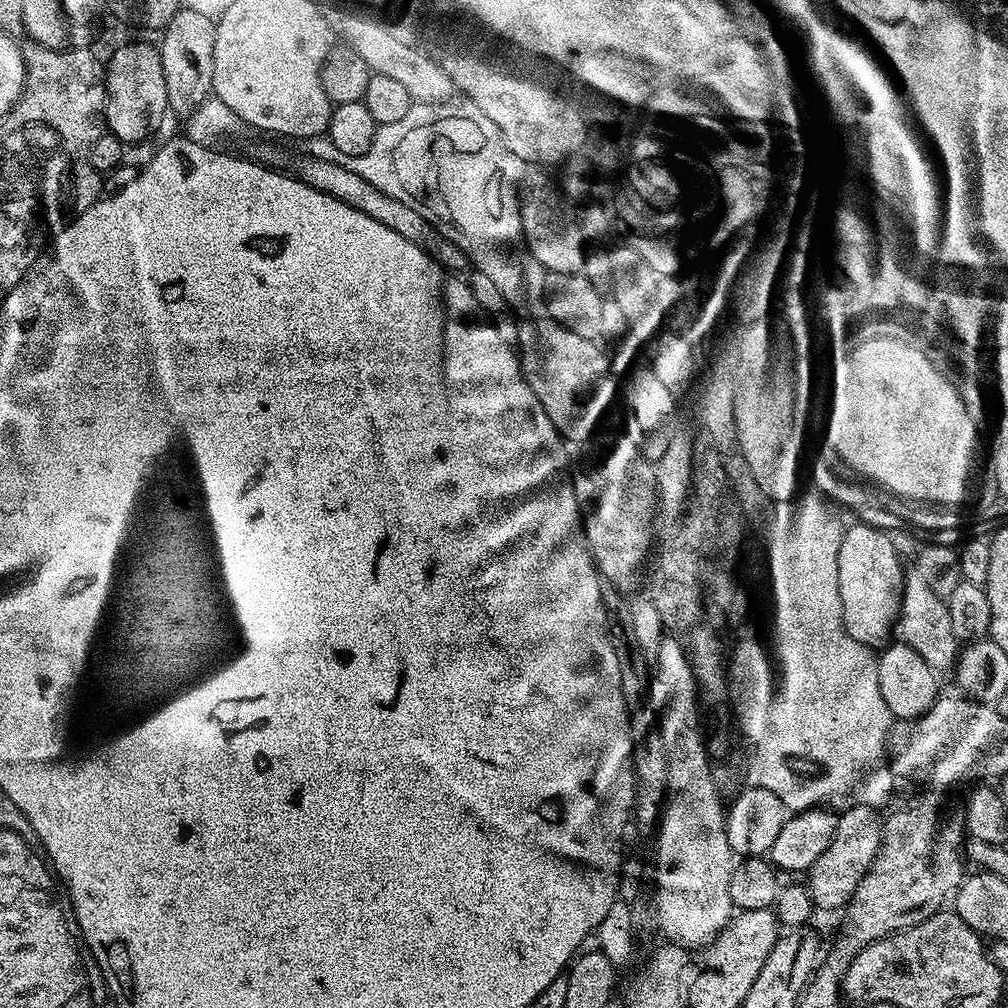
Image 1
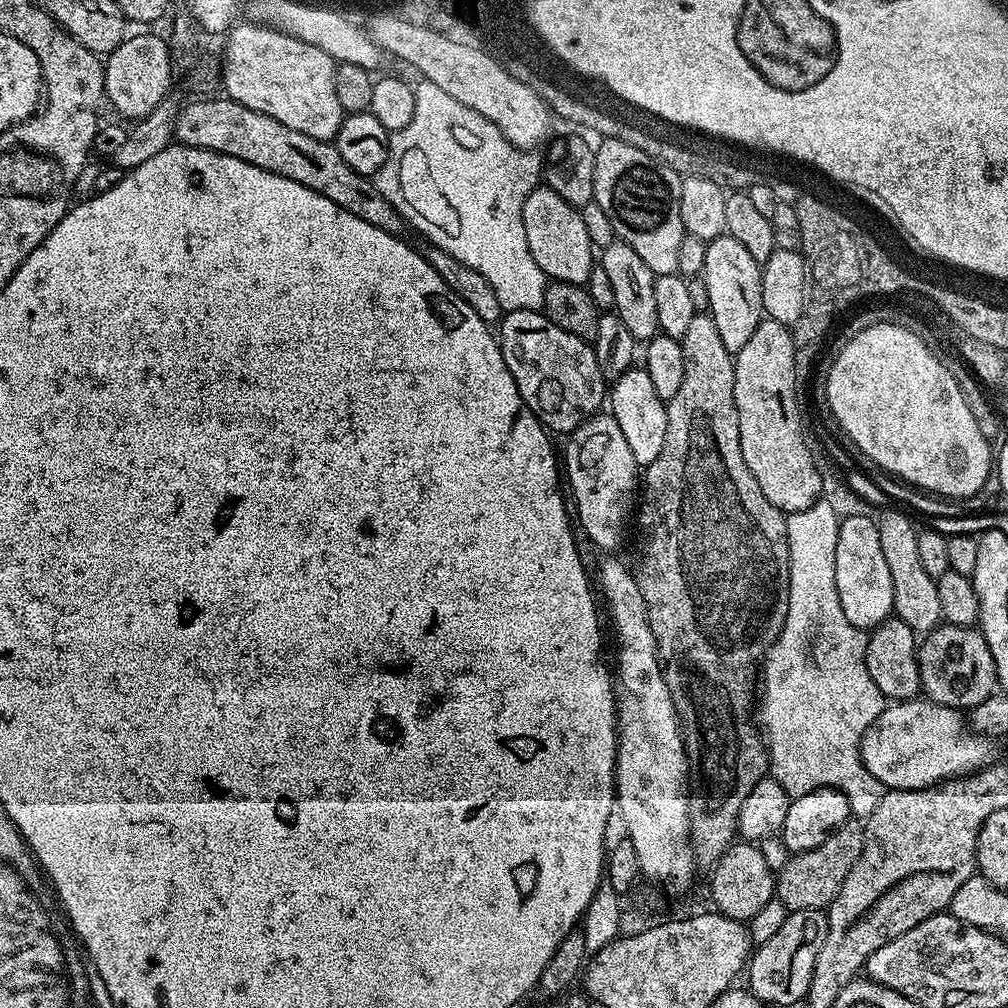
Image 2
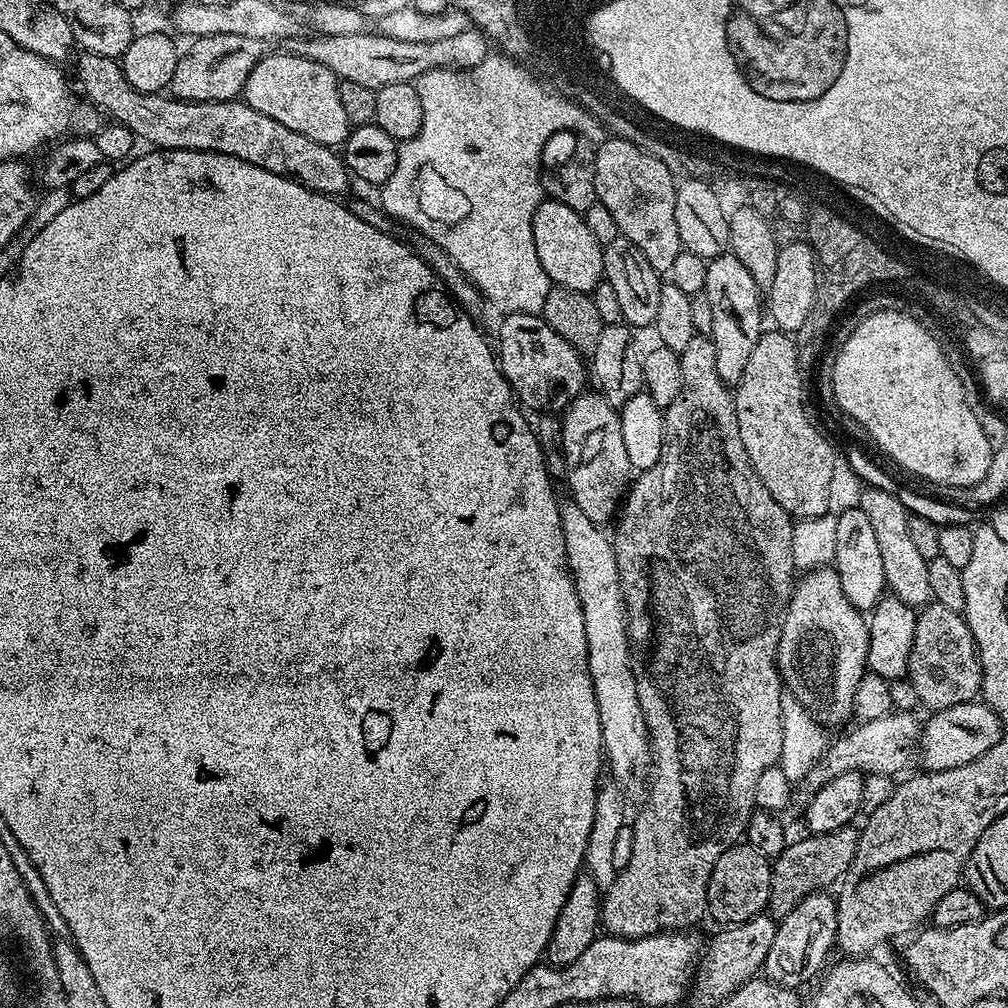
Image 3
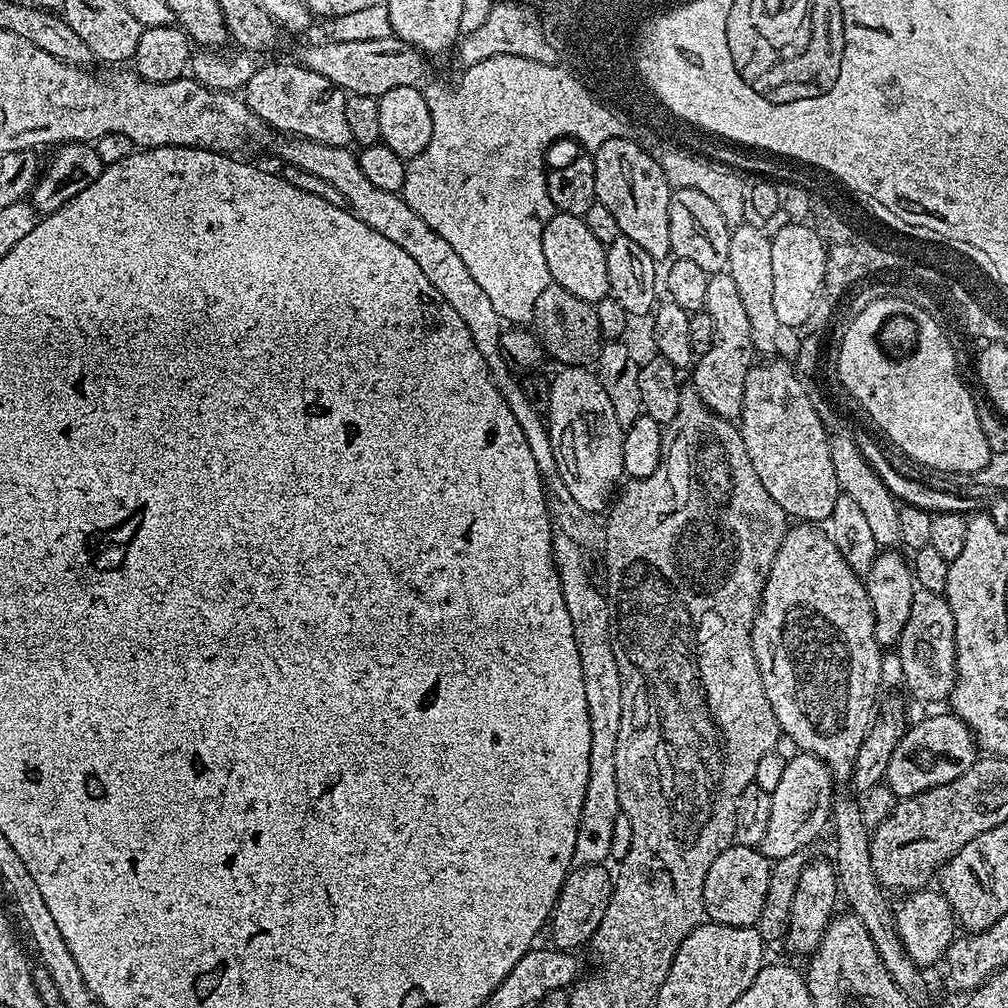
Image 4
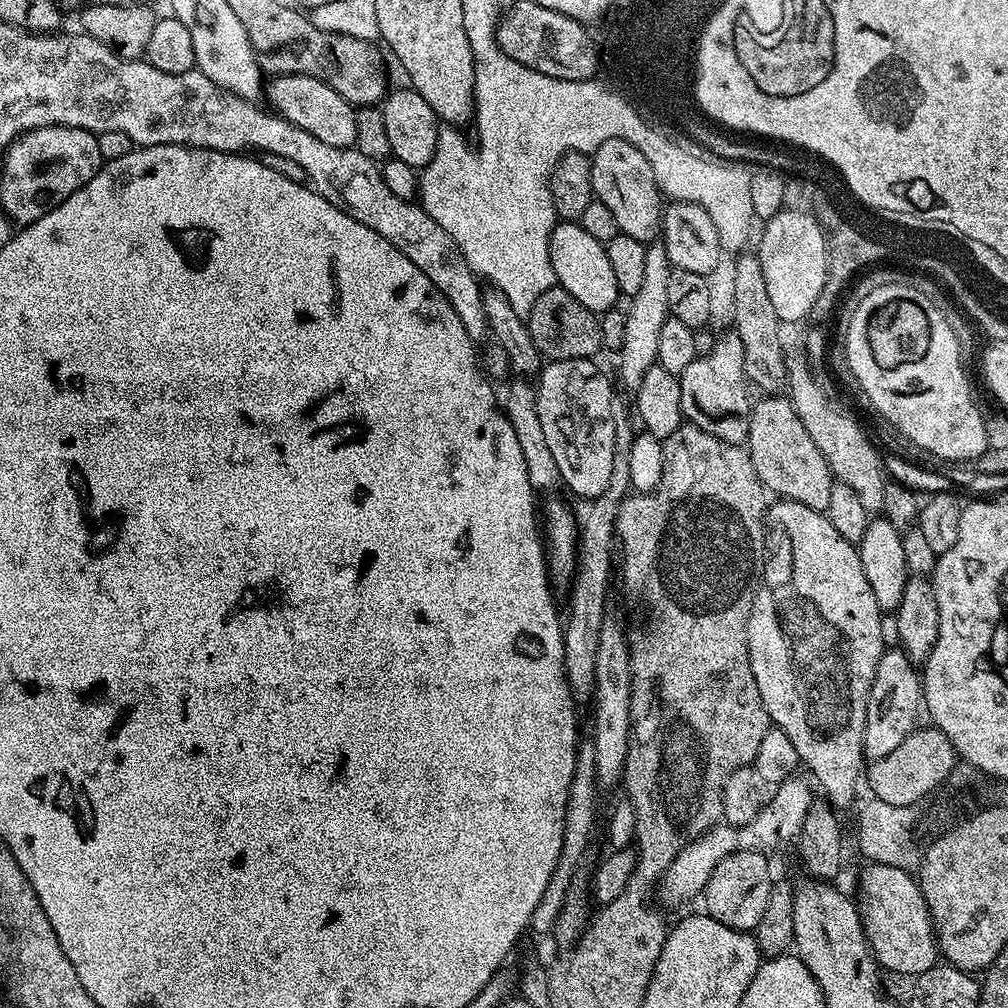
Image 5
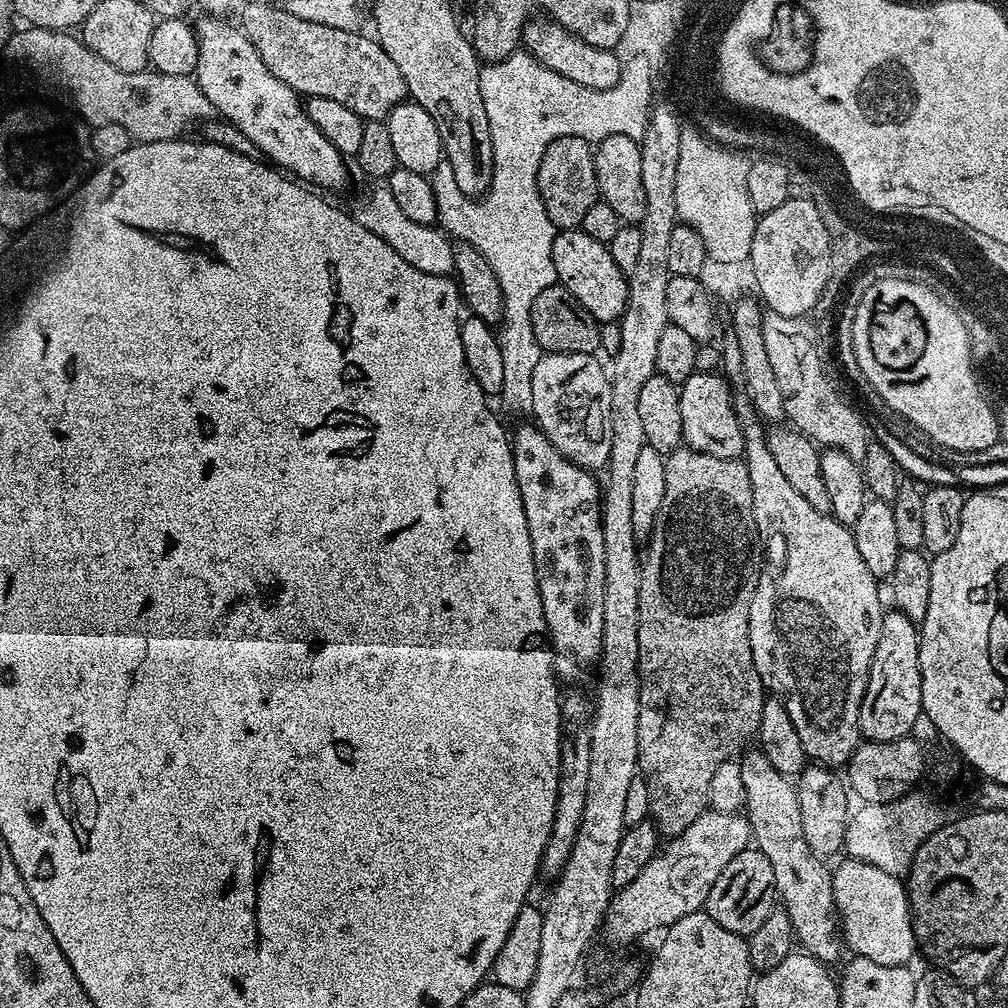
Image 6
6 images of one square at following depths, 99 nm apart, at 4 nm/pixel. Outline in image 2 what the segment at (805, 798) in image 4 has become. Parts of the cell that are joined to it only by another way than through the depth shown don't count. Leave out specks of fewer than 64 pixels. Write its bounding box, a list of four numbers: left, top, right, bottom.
[860,698,993,790]

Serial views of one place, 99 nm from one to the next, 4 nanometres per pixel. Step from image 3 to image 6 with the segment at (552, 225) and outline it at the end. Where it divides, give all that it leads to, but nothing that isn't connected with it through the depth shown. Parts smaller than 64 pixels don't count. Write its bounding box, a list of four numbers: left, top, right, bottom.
[552,230,628,322]

